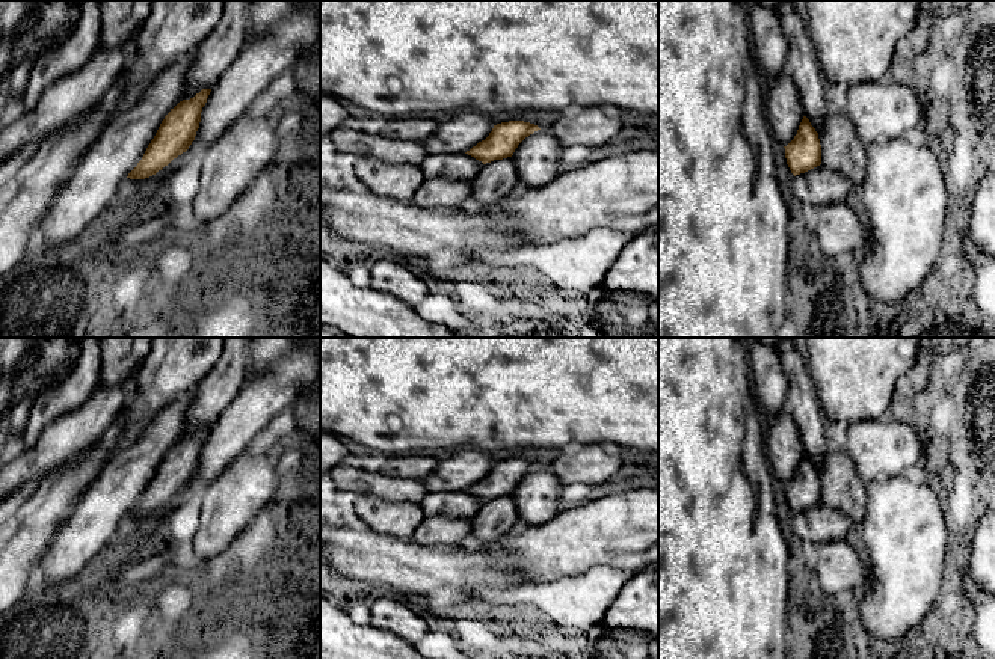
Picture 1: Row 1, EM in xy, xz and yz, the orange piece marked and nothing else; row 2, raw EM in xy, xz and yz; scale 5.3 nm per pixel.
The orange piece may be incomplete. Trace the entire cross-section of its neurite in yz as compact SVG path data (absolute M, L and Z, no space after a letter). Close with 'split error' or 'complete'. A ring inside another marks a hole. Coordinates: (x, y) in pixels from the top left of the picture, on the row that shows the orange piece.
M803 116L794 139L784 148L787 164L794 176L821 164L818 133L806 116Z | complete

